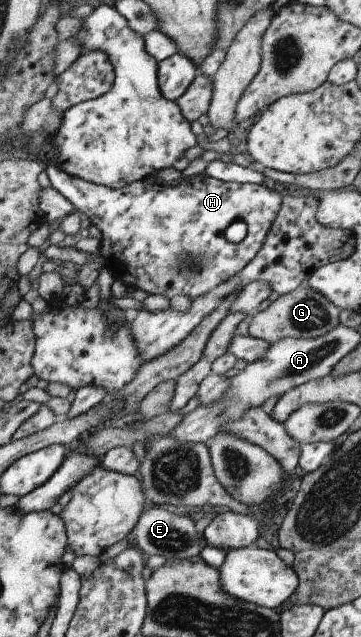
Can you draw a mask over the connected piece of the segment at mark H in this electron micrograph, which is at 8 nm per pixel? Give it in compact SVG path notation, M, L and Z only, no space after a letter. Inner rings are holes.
M46 164L45 171L50 185L55 188L63 198L66 198L73 205L75 211L85 214L85 216L90 220L90 224L96 226L99 229L99 232L101 232L98 248L99 254L103 257L104 267L109 271L109 274L111 274L114 280L118 280L121 288L132 287L135 290L143 290L143 292L147 292L148 295L163 296L163 298L168 298L173 302L196 299L197 297L208 293L217 285L229 280L232 276L235 276L245 266L245 264L247 264L255 254L257 254L259 248L261 248L267 231L272 225L273 219L277 214L281 202L281 196L279 193L269 190L263 184L223 182L205 175L203 171L196 172L193 177L185 177L182 174L178 174L173 179L173 182L146 182L145 180L141 180L132 182L120 189L110 189L104 186L97 186L93 183L84 181L83 179L69 176L66 172L59 170L53 164ZM236 220L245 222L246 226L245 237L237 244L227 241L223 235L223 230L225 230L231 222L235 222Z

